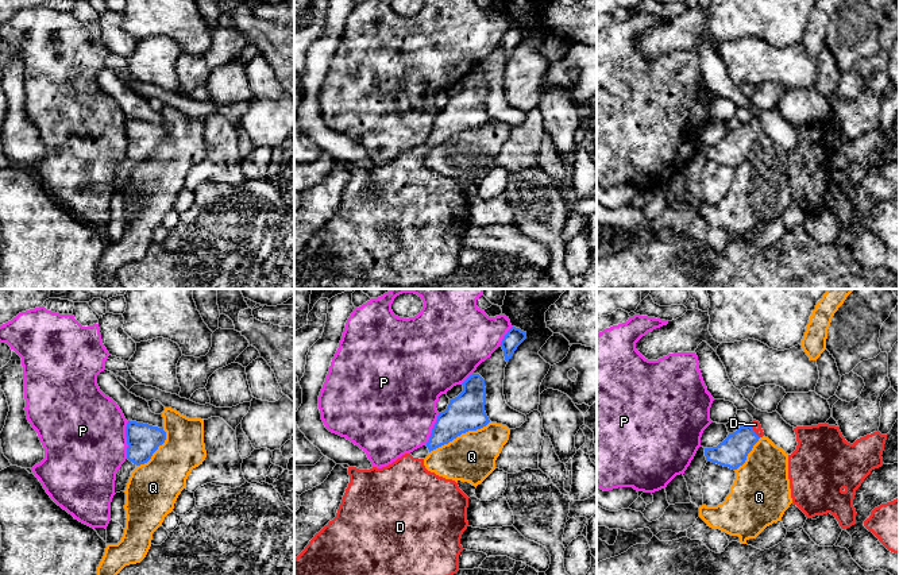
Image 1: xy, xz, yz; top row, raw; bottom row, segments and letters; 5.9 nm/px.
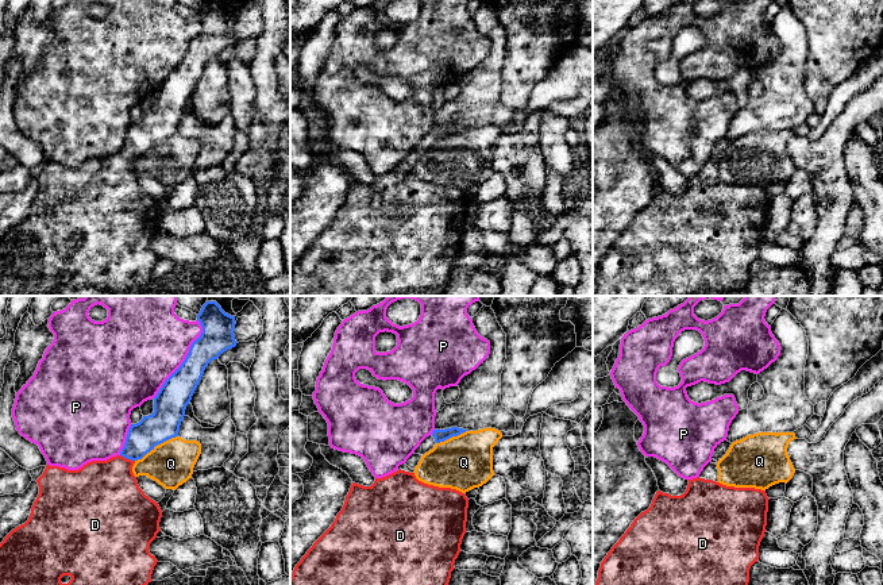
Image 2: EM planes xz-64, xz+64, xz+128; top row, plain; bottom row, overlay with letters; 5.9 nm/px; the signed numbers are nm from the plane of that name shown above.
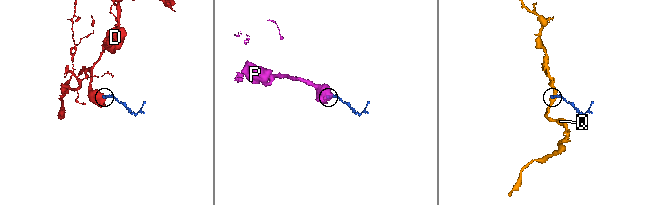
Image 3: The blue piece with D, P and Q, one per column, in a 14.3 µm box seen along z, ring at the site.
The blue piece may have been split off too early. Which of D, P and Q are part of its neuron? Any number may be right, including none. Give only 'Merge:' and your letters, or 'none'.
Merge: D

